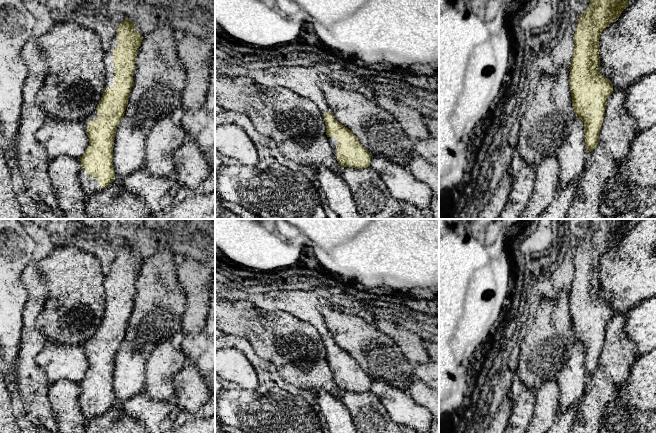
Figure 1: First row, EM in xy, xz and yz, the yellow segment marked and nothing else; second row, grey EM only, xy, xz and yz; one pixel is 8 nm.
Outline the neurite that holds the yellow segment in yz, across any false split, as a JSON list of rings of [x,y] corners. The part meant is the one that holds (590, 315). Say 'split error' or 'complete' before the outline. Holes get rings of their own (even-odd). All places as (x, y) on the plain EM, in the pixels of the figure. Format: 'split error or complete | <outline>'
complete | [[[591,219],[588,232],[579,241],[574,258],[574,274],[570,287],[569,311],[572,330],[578,343],[584,346],[585,367],[588,376],[595,373],[603,348],[607,324],[613,317],[609,303],[599,297],[599,263],[606,251],[616,245],[628,229],[629,219]]]

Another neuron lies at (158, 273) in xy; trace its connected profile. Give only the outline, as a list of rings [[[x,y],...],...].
[[[162,247],[141,266],[135,285],[134,308],[122,342],[129,344],[133,350],[150,355],[160,343],[169,340],[181,329],[186,297],[177,278],[176,259],[169,248]]]

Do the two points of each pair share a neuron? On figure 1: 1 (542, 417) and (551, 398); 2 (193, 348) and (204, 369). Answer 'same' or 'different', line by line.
1: same
2: same

